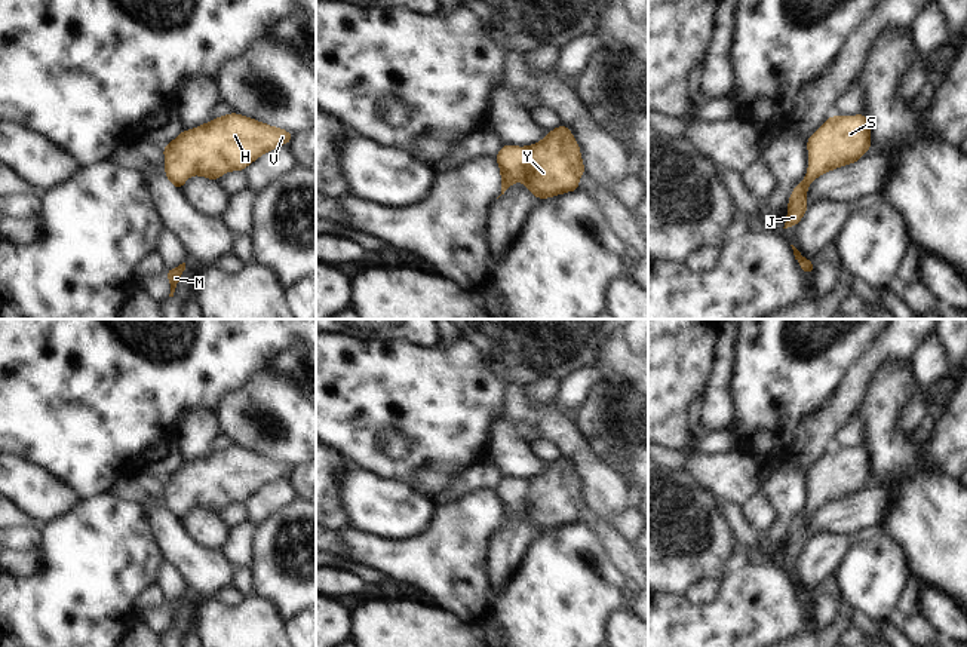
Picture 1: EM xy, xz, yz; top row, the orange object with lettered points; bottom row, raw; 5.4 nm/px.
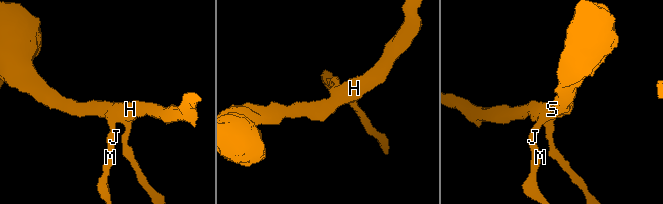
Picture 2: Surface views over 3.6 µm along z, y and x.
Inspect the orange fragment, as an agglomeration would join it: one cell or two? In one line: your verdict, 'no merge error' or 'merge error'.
no merge error

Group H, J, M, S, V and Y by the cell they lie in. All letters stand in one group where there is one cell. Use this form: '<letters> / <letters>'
H J M S V Y

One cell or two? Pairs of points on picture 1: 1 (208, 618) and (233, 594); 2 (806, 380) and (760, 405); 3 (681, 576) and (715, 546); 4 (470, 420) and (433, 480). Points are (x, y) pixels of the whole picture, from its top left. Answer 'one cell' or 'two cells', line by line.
1: two cells
2: one cell
3: one cell
4: two cells

